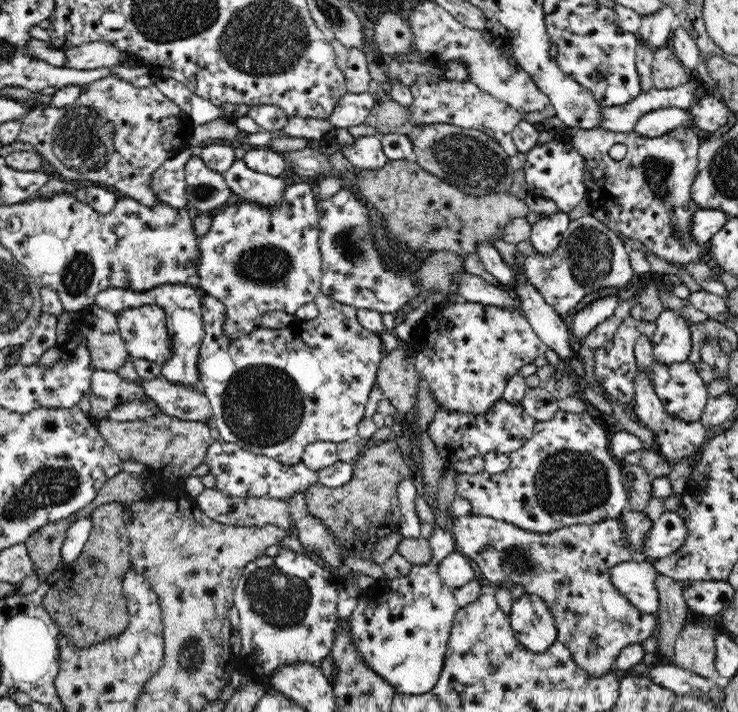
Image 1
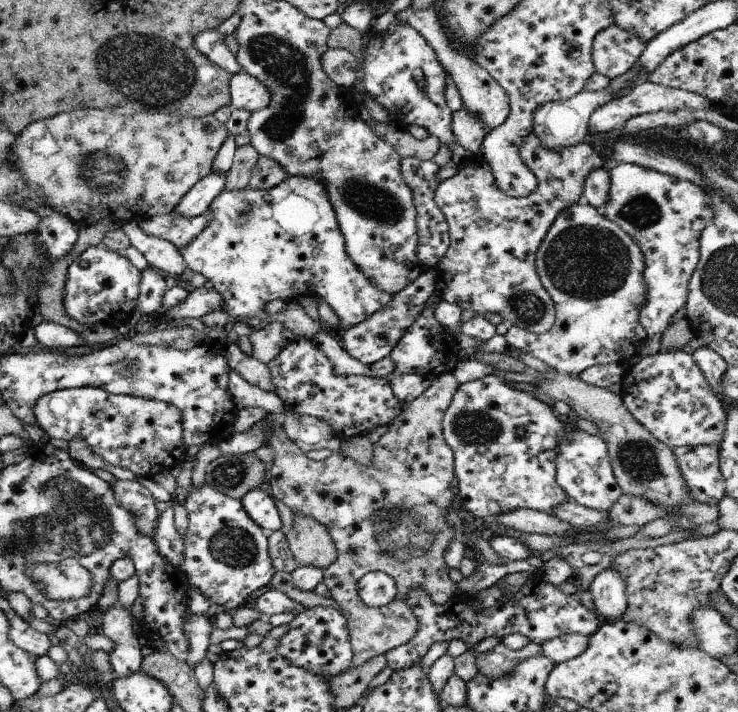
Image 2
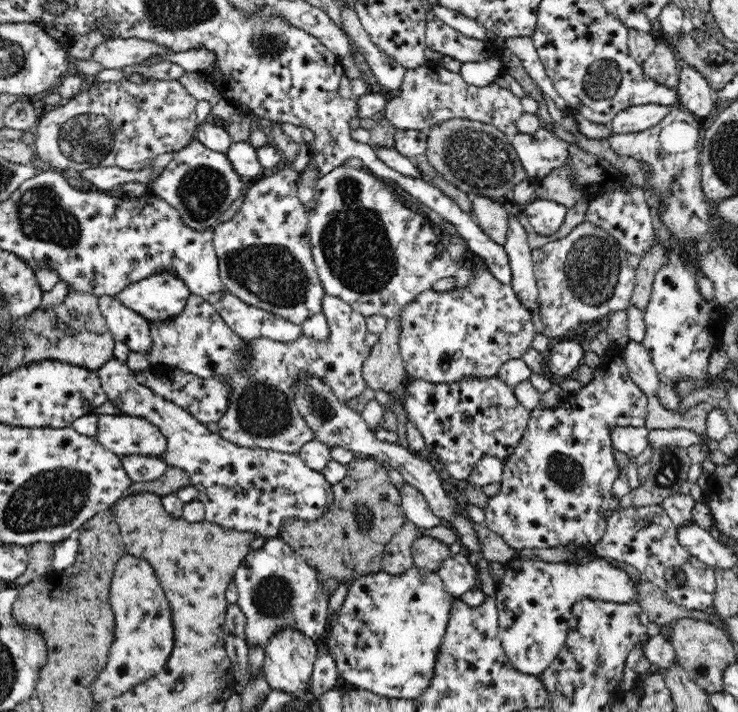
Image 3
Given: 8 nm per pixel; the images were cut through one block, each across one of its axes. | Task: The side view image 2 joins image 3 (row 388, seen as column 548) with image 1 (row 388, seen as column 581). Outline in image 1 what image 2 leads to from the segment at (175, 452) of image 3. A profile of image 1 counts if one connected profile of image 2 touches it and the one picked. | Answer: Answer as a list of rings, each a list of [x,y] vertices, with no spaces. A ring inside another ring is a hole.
[[[96,369],[91,380],[90,391],[93,396],[106,398],[115,406],[130,402],[130,400],[146,398],[142,387],[122,381],[118,376],[118,372],[112,373]]]

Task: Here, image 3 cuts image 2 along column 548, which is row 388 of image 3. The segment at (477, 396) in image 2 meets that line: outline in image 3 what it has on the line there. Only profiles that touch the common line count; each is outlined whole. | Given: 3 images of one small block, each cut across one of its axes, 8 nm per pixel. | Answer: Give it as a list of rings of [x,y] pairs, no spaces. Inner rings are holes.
[[[488,378],[488,380],[462,380],[454,384],[431,384],[422,380],[409,381],[401,389],[400,402],[407,418],[422,433],[425,440],[425,448],[436,454],[437,465],[450,472],[451,480],[464,482],[472,474],[473,466],[484,456],[489,454],[505,460],[526,432],[531,411],[518,403],[514,395],[514,389],[508,387],[502,380]]]

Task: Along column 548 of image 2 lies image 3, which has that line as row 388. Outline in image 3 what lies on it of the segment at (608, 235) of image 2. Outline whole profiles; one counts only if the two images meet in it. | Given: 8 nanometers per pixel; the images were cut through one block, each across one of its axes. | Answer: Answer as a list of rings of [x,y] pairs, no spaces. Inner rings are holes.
[[[191,294],[184,310],[177,317],[149,324],[154,348],[147,356],[154,367],[164,367],[169,372],[199,378],[223,378],[228,383],[229,406],[225,415],[217,422],[217,432],[222,438],[238,446],[298,455],[302,446],[315,439],[315,432],[302,418],[296,406],[296,381],[308,380],[309,377],[320,378],[330,387],[334,397],[346,405],[350,400],[362,396],[364,390],[368,388],[362,373],[364,362],[371,352],[371,348],[366,345],[368,332],[366,317],[334,295],[324,294],[322,304],[329,328],[328,339],[324,342],[313,343],[303,334],[293,342],[272,341],[263,337],[246,341],[230,329],[210,302],[206,302],[201,296]]]

